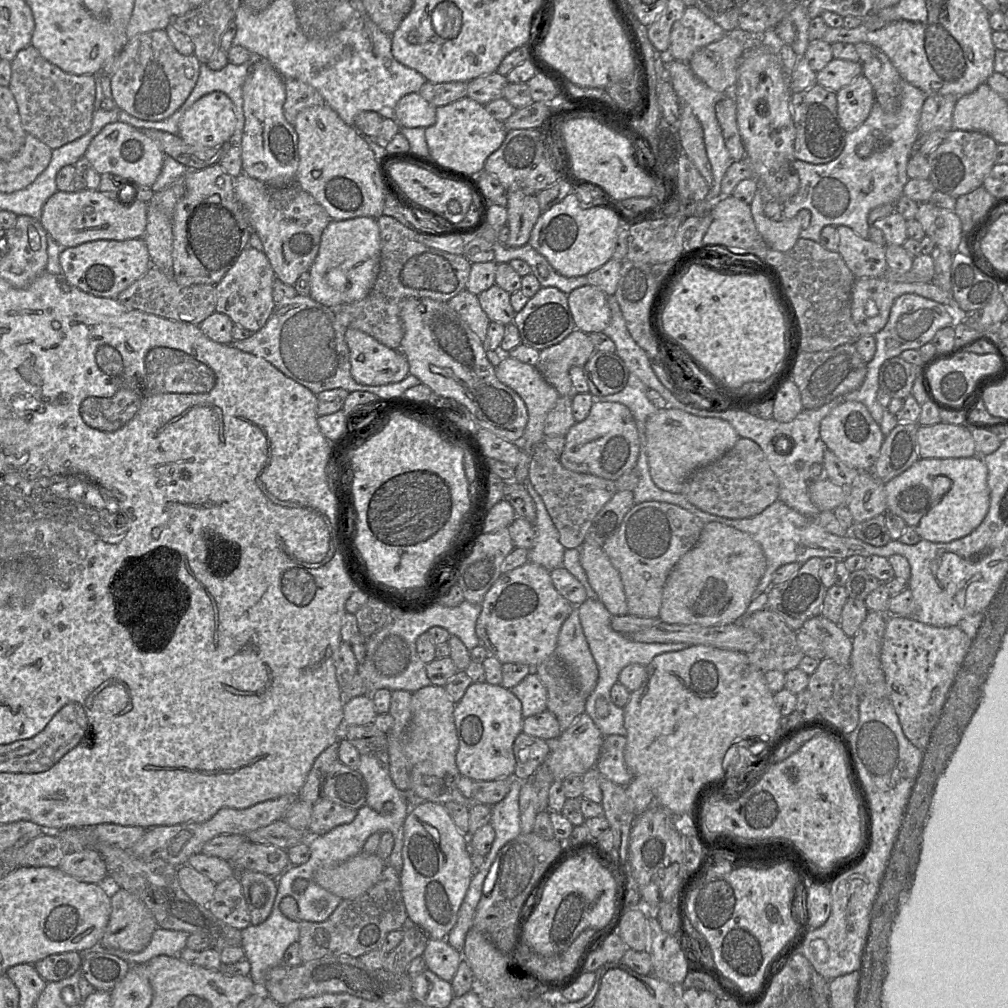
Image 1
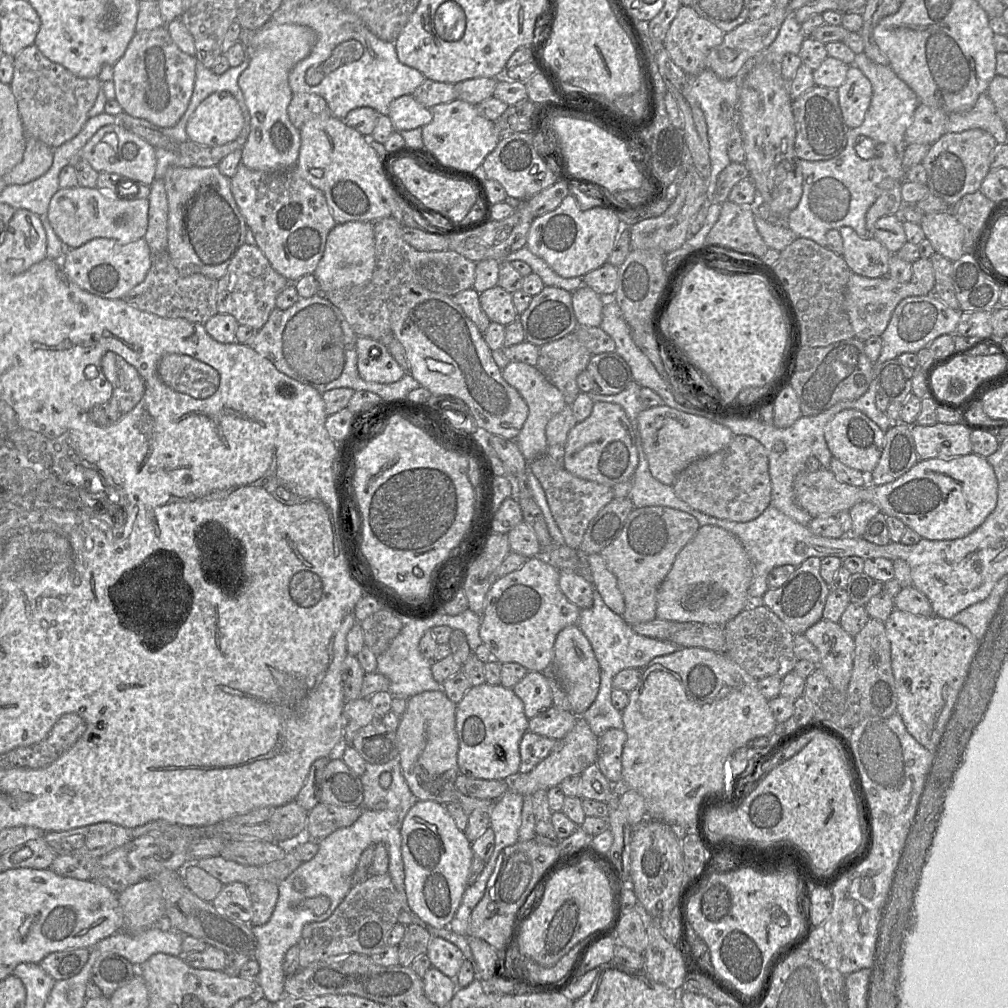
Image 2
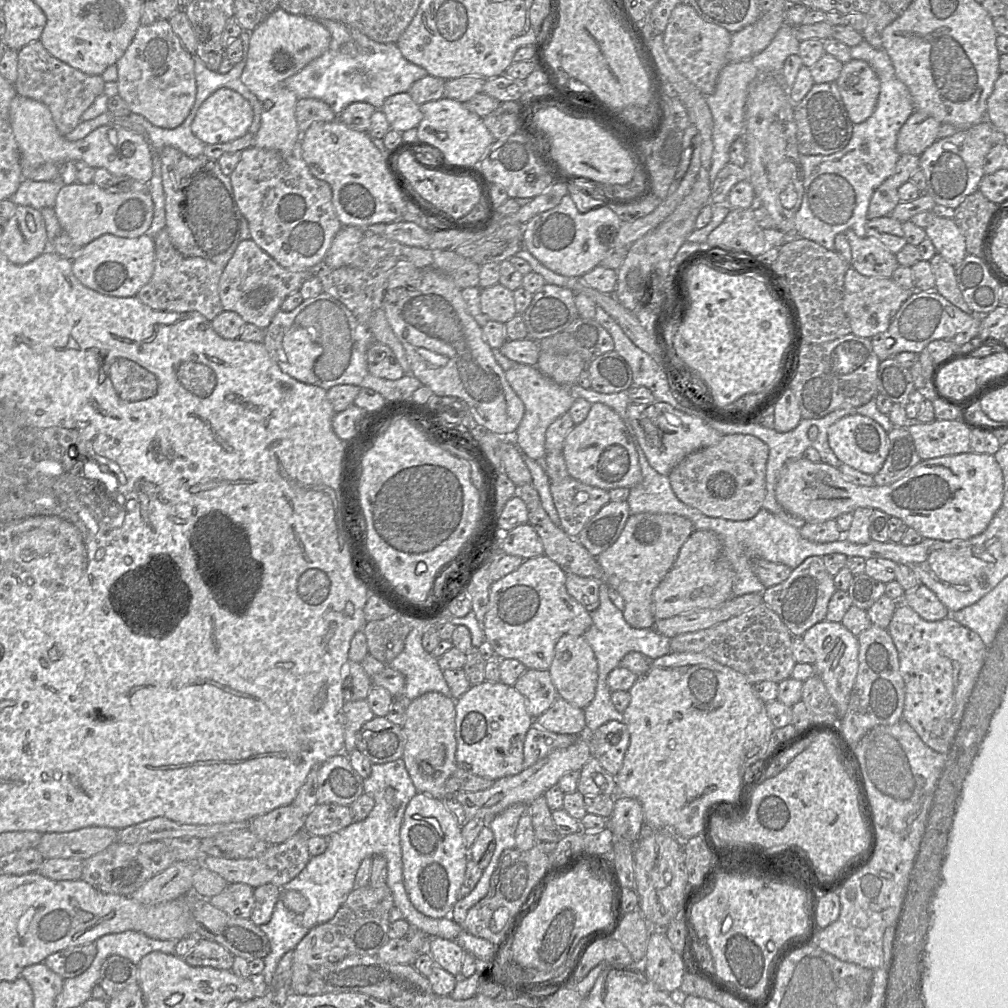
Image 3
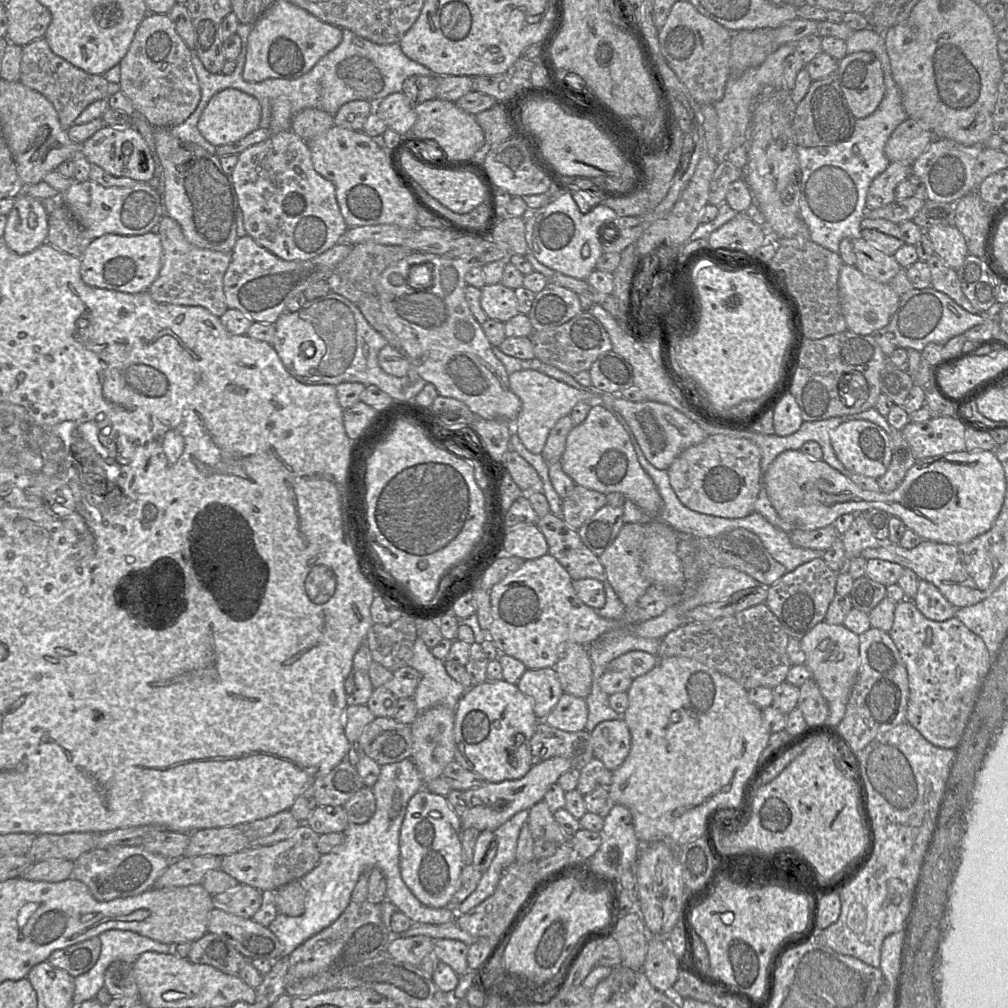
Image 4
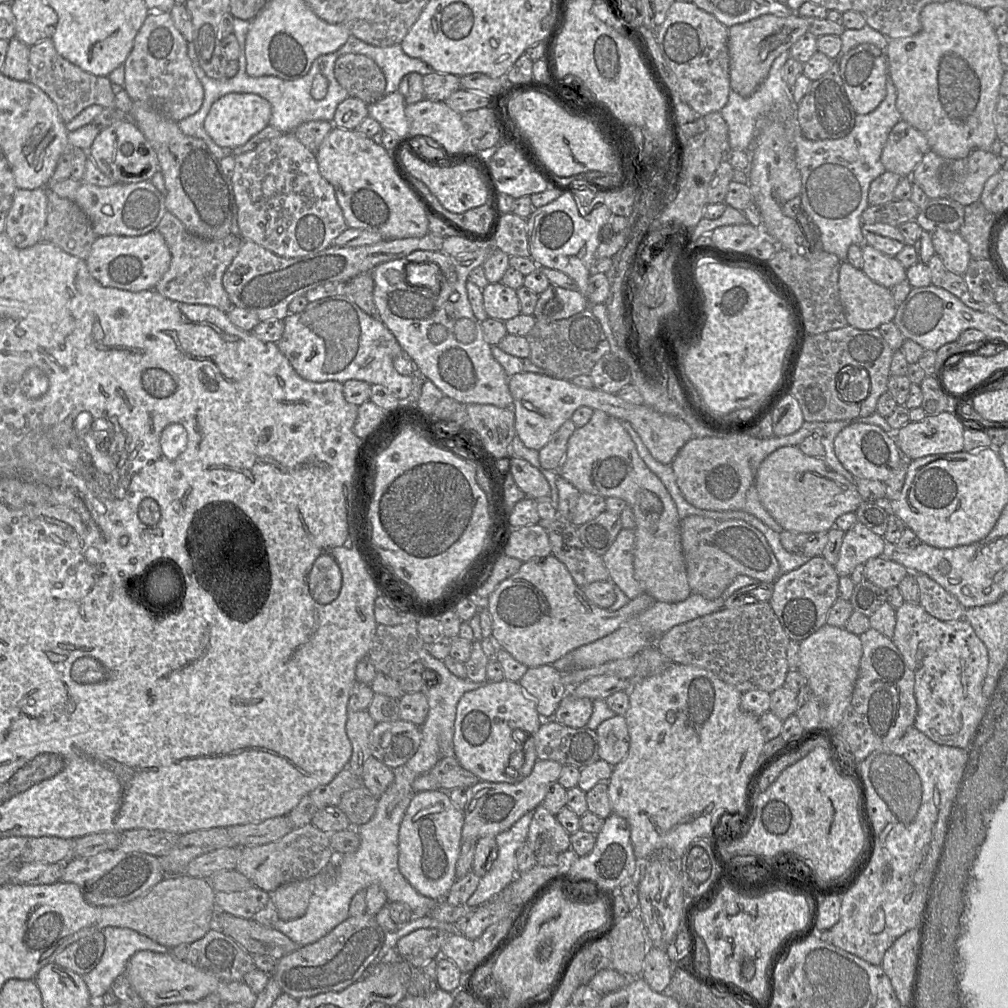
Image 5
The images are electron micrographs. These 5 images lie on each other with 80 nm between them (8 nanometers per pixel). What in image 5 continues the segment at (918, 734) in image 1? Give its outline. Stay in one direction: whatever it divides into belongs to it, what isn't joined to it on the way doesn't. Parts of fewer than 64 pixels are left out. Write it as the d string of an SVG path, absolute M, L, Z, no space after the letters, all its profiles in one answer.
M905 601L896 609L896 625L891 639L914 673L917 713L913 726L937 744L968 748L985 711L987 698L982 687L988 667L987 648L971 624L964 618L939 620L928 614L919 603Z

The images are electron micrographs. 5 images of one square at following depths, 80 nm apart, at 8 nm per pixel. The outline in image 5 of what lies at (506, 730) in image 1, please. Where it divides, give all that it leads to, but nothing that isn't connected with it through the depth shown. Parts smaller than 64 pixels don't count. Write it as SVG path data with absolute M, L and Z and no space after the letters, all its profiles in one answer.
M506 679L500 682L485 682L484 685L465 693L457 705L453 735L453 756L466 770L480 781L516 784L530 775L537 761L535 735L544 719L537 712L535 700L518 682Z

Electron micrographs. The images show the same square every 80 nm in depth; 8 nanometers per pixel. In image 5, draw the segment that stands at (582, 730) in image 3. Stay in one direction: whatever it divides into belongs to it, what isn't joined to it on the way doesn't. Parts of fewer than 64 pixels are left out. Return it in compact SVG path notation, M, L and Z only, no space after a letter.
M568 692L561 700L553 720L571 728L585 727L593 712L593 700Z

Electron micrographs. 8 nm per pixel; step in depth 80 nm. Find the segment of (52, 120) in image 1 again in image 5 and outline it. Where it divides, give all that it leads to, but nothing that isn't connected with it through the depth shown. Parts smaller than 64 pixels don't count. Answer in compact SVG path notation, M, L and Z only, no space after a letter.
M51 38L41 40L30 47L29 81L51 98L66 124L93 104L104 108L115 108L115 94L109 78L86 72L63 58L56 51Z

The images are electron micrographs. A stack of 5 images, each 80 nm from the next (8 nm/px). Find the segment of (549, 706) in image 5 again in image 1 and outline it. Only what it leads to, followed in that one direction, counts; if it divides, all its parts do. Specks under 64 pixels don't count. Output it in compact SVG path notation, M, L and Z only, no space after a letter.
M535 671L510 690L521 701L524 718L547 710L547 689Z

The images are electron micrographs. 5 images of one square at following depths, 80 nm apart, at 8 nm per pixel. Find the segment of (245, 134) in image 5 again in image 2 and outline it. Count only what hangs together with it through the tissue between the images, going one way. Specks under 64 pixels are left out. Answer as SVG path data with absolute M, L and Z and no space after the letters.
M227 91L215 92L204 99L188 119L186 132L190 141L220 146L235 141L244 125L241 108Z

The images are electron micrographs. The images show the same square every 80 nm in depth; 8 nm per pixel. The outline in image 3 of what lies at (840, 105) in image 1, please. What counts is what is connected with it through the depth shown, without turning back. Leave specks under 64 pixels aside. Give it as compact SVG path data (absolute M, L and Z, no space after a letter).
M851 59L844 63L836 84L853 124L862 123L873 114L880 91L880 81L867 62Z

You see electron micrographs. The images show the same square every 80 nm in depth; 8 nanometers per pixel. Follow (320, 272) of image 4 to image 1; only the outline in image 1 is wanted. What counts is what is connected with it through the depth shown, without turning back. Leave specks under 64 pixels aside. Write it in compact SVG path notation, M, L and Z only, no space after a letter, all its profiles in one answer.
M250 245L246 246L236 262L215 285L216 311L229 316L235 325L240 325L252 333L258 331L266 324L275 307L275 279L276 274L265 253Z

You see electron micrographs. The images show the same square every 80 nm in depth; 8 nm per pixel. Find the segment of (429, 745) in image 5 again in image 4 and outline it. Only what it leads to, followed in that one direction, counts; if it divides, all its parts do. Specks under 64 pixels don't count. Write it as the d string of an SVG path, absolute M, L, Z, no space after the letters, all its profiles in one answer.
M419 636L415 641L413 656L408 666L416 669L421 675L419 685L412 697L419 712L436 705L456 709L467 689L448 675L444 661L434 657L431 649Z

